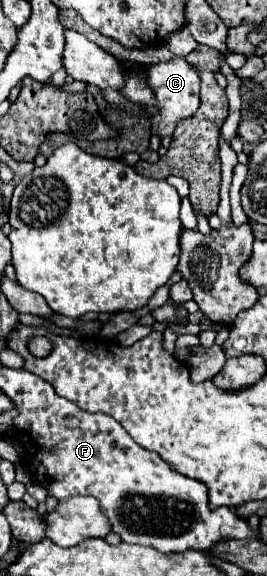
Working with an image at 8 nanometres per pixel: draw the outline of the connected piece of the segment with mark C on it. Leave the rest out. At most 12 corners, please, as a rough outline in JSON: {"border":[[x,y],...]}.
{"border":[[185,58],[143,66],[161,112],[153,134],[199,108],[199,76]]}

